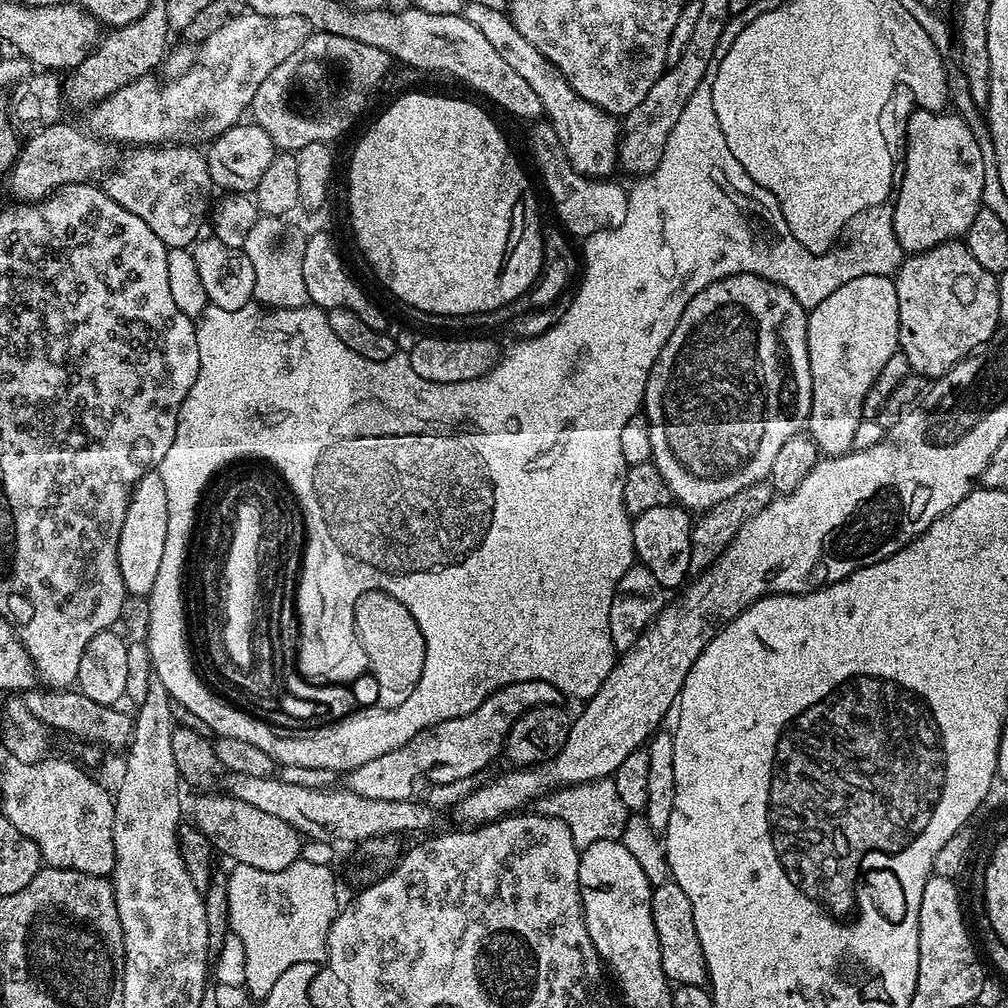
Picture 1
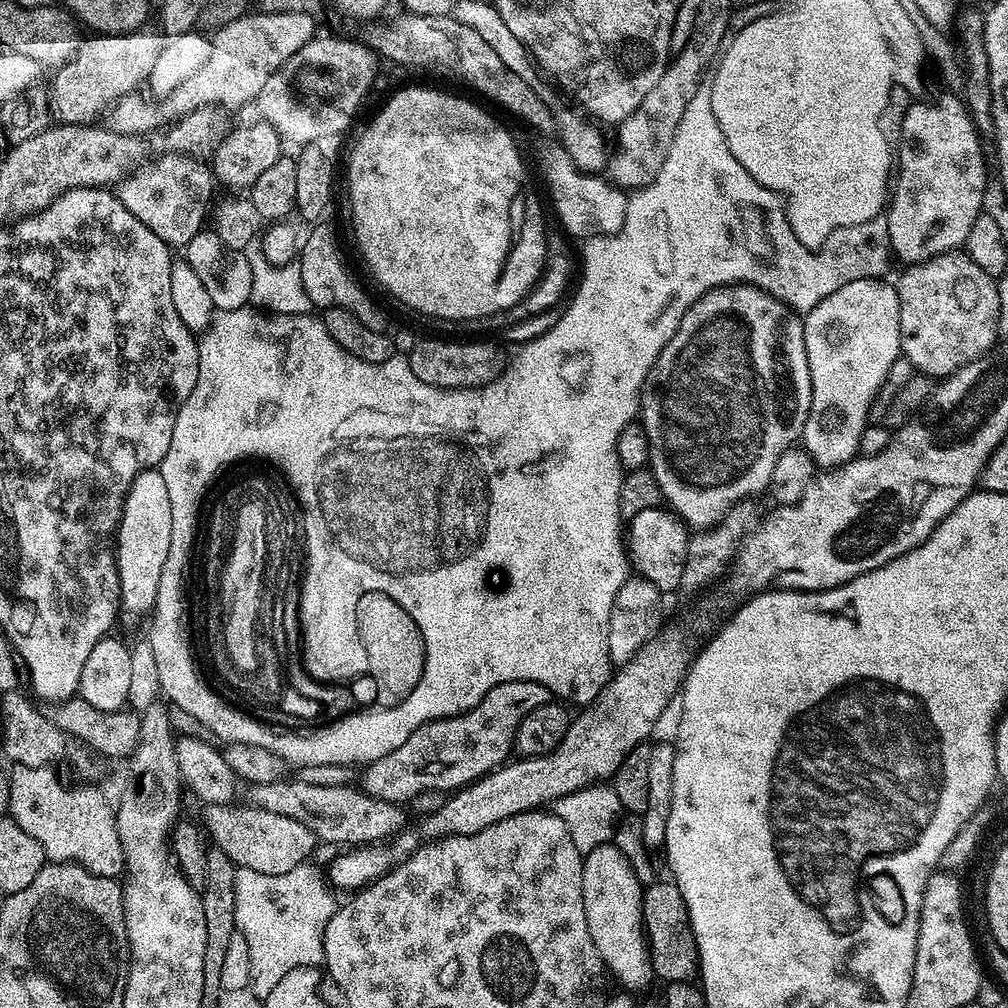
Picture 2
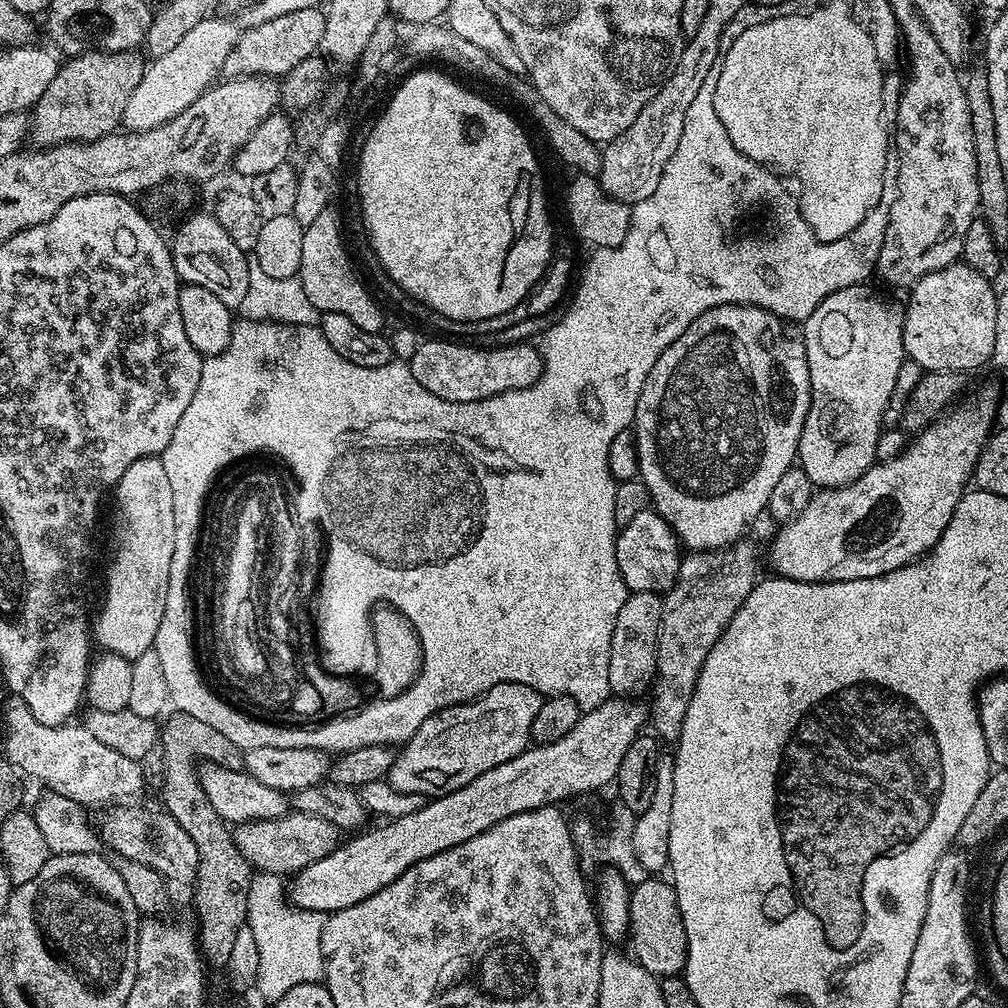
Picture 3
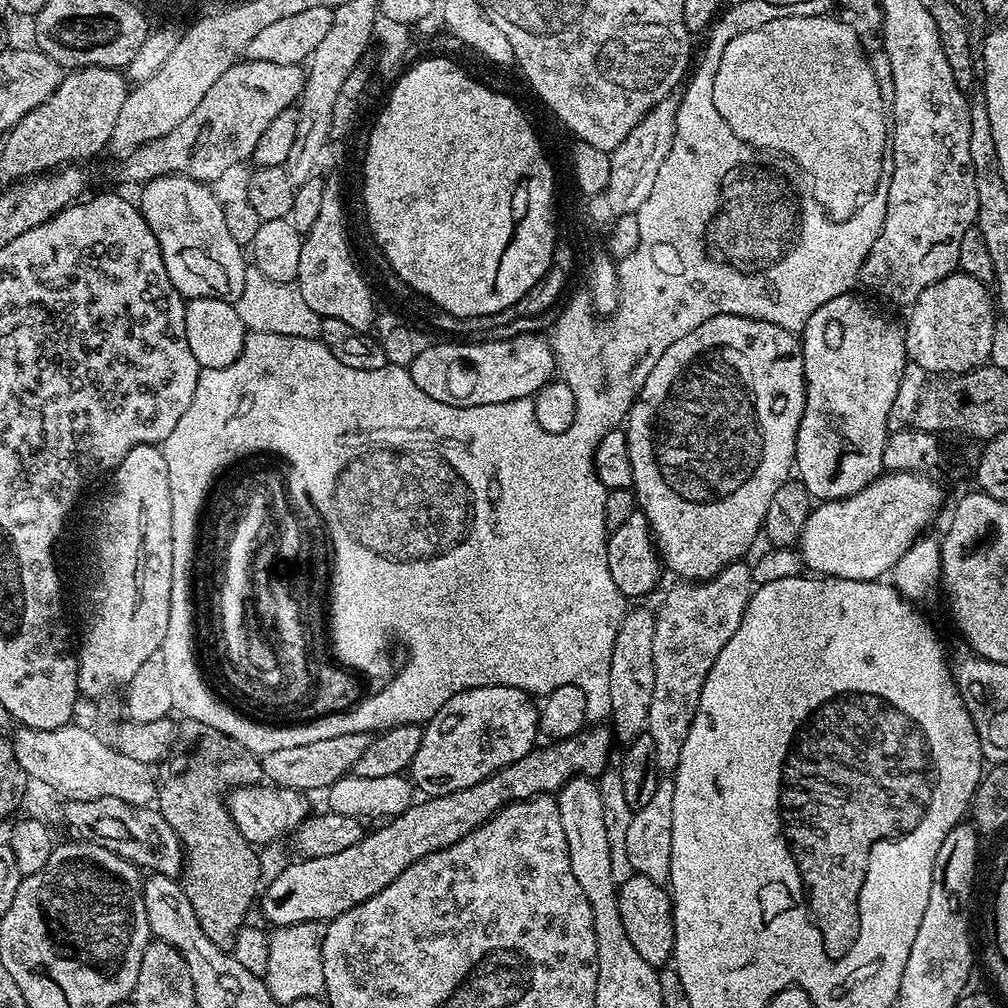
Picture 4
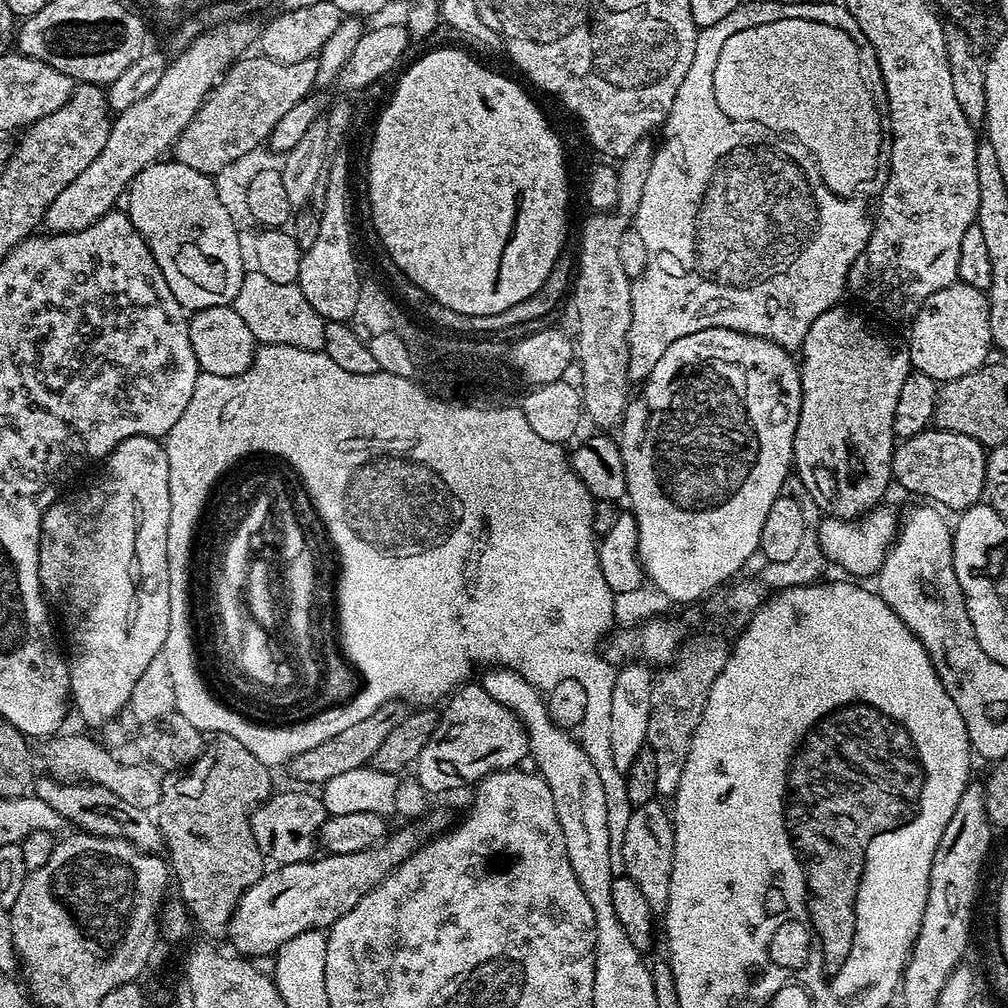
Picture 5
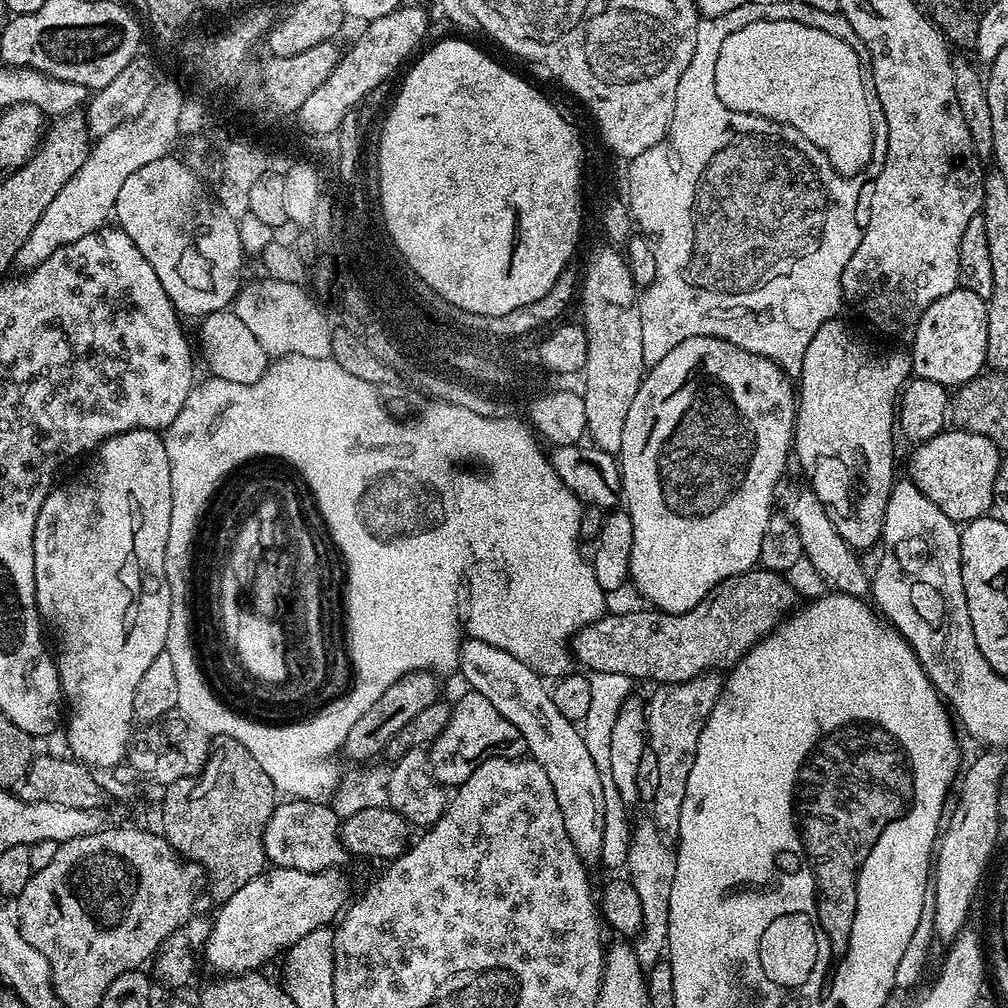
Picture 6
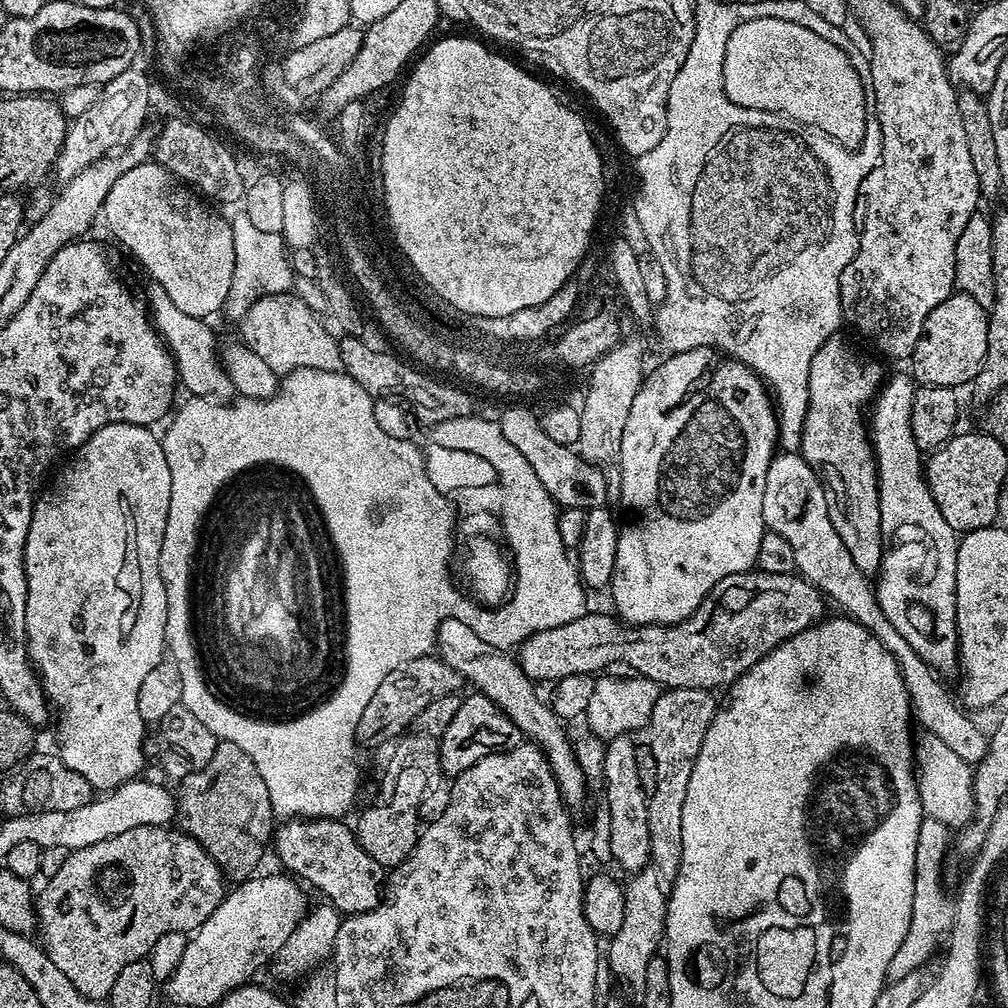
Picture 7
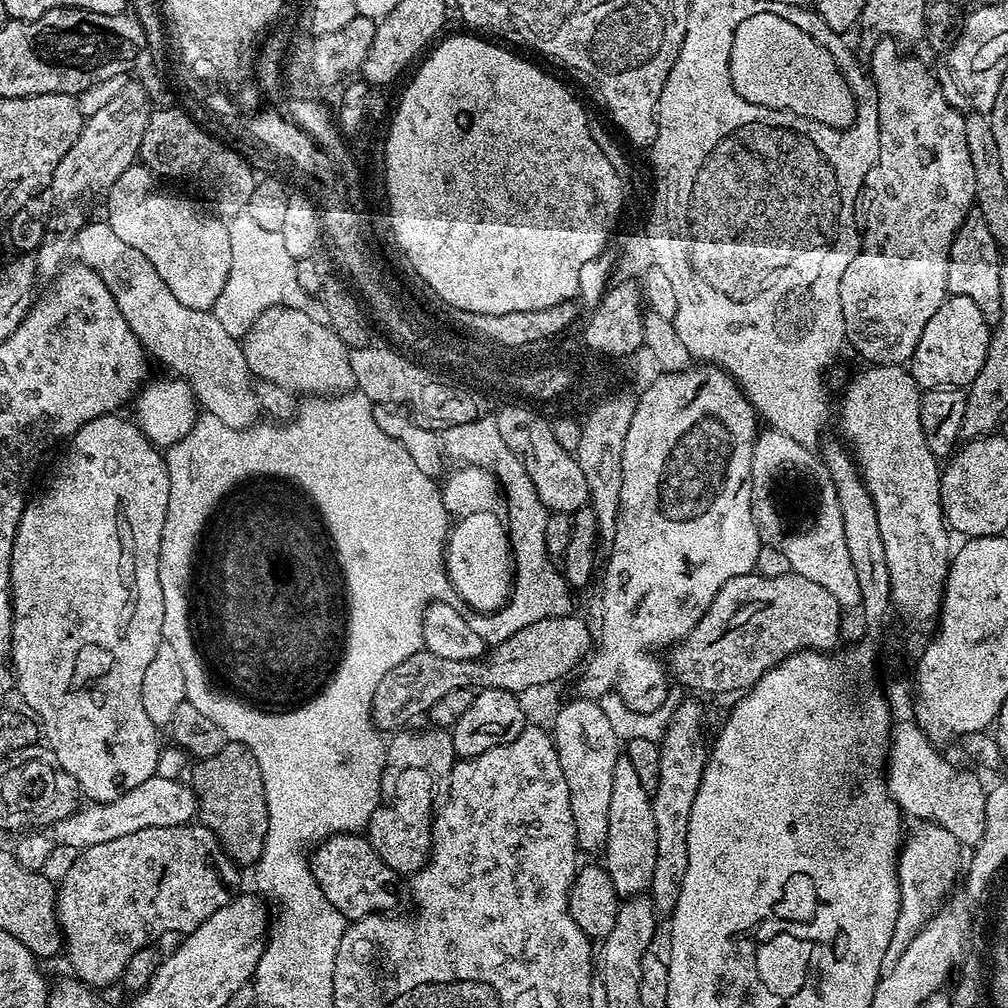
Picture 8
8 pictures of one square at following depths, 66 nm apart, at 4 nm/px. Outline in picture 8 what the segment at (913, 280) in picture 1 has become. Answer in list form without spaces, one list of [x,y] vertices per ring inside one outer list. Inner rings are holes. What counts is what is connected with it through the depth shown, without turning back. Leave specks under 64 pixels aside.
[[[949,296],[942,306],[926,322],[922,338],[910,361],[912,377],[922,390],[929,388],[959,388],[971,385],[972,380],[982,370],[988,353],[990,325],[982,318],[982,310],[970,302],[970,298]]]

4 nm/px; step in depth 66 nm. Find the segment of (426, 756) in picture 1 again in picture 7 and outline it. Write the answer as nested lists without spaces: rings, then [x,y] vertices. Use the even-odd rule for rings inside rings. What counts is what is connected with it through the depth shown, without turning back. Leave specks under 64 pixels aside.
[[[479,694],[464,696],[458,706],[458,714],[450,721],[450,726],[438,737],[440,743],[440,771],[444,774],[455,774],[474,766],[482,758],[486,758],[492,752],[507,752],[509,748],[516,748],[522,742],[522,737],[518,726],[512,724],[512,719],[508,717],[490,698]]]

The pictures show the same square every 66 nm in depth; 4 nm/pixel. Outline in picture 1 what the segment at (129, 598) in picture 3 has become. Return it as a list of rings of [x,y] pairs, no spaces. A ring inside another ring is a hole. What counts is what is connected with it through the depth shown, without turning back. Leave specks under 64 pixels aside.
[[[162,478],[139,480],[132,490],[132,501],[120,535],[120,573],[129,597],[151,592],[158,578],[158,565],[166,550],[166,482]]]

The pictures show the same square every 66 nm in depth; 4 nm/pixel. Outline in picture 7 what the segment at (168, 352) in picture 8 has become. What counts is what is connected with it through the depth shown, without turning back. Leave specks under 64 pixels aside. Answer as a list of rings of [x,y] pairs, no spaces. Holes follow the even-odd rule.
[[[158,286],[153,287],[150,312],[152,323],[156,325],[156,330],[164,341],[164,347],[174,358],[176,375],[183,391],[185,388],[188,394],[196,398],[227,401],[233,395],[233,385],[222,363],[218,346],[216,350],[216,336],[208,325],[211,323],[207,319],[178,310],[178,306],[174,306],[174,302],[170,302],[170,298],[166,298],[166,294]]]

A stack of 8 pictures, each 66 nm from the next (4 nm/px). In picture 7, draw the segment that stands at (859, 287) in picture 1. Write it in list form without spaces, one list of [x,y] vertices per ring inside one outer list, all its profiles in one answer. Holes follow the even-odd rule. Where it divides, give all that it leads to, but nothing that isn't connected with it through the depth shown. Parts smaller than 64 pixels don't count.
[[[840,338],[827,340],[819,348],[810,362],[810,402],[798,449],[831,493],[834,529],[855,566],[869,578],[879,573],[886,547],[882,538],[880,477],[866,423],[866,409],[875,401],[886,379],[881,361],[876,360],[860,358]]]

